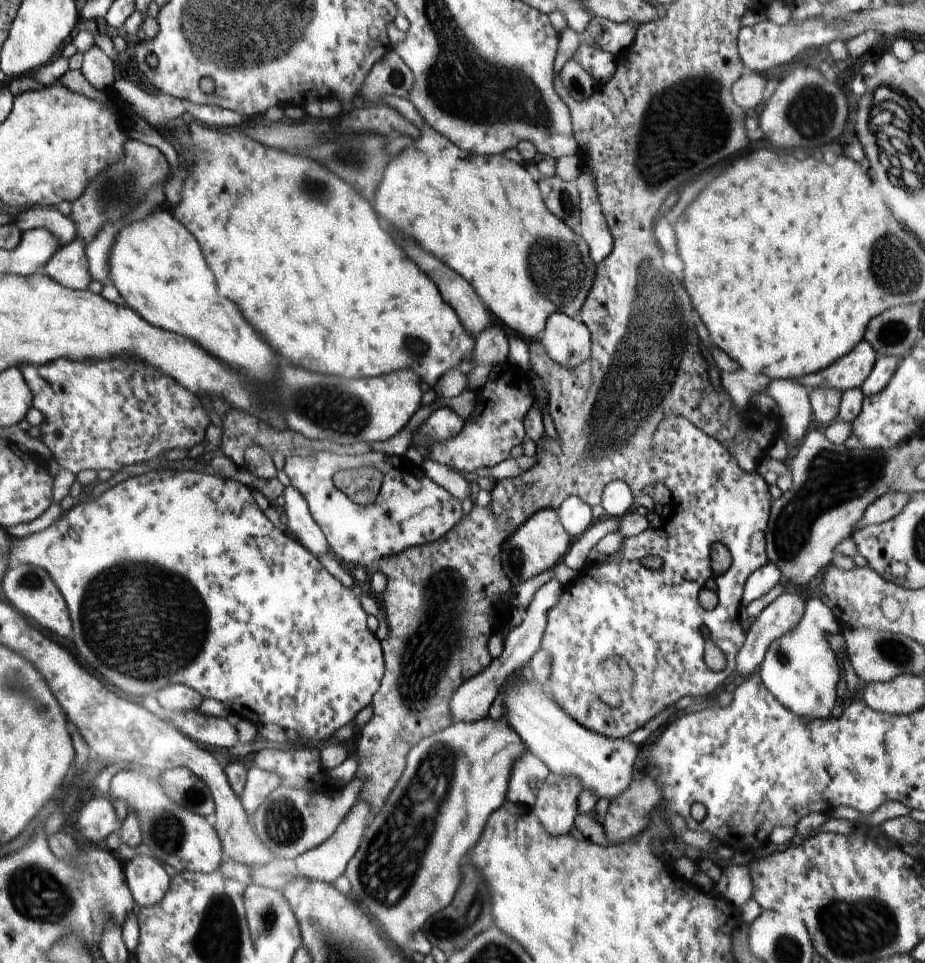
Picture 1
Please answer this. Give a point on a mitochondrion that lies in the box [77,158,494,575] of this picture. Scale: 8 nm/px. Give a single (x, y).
(328, 407)

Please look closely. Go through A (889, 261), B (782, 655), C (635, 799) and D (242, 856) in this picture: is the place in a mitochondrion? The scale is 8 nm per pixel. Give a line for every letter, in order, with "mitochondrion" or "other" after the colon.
A: mitochondrion
B: mitochondrion
C: mitochondrion
D: other

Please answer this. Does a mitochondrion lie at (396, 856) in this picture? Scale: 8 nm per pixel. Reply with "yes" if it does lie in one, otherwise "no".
yes

